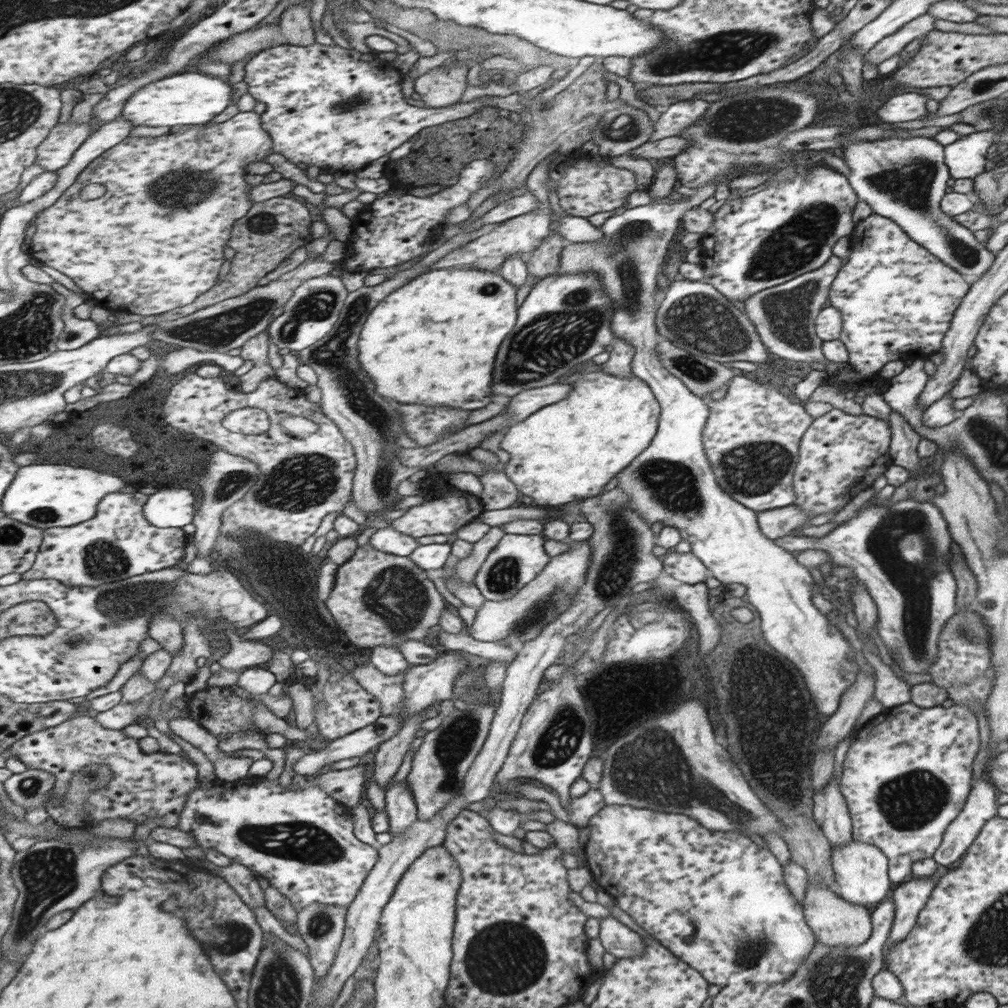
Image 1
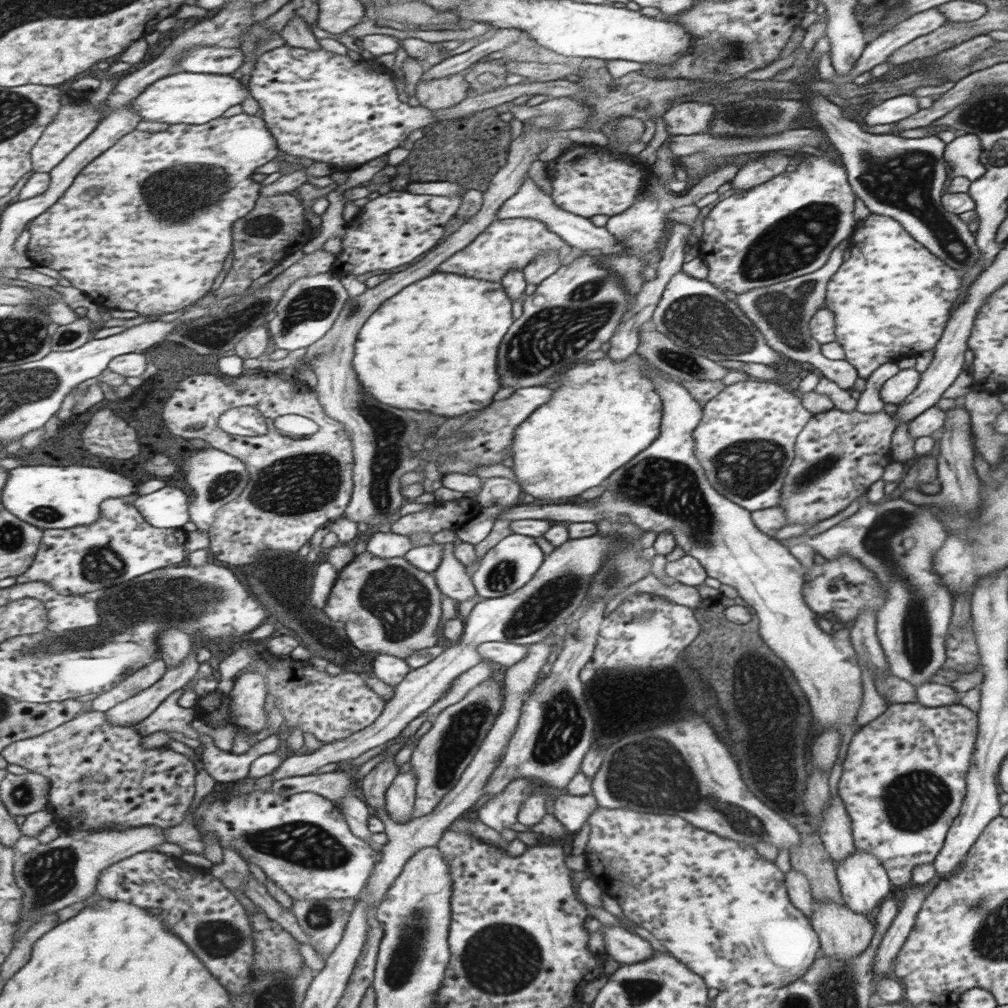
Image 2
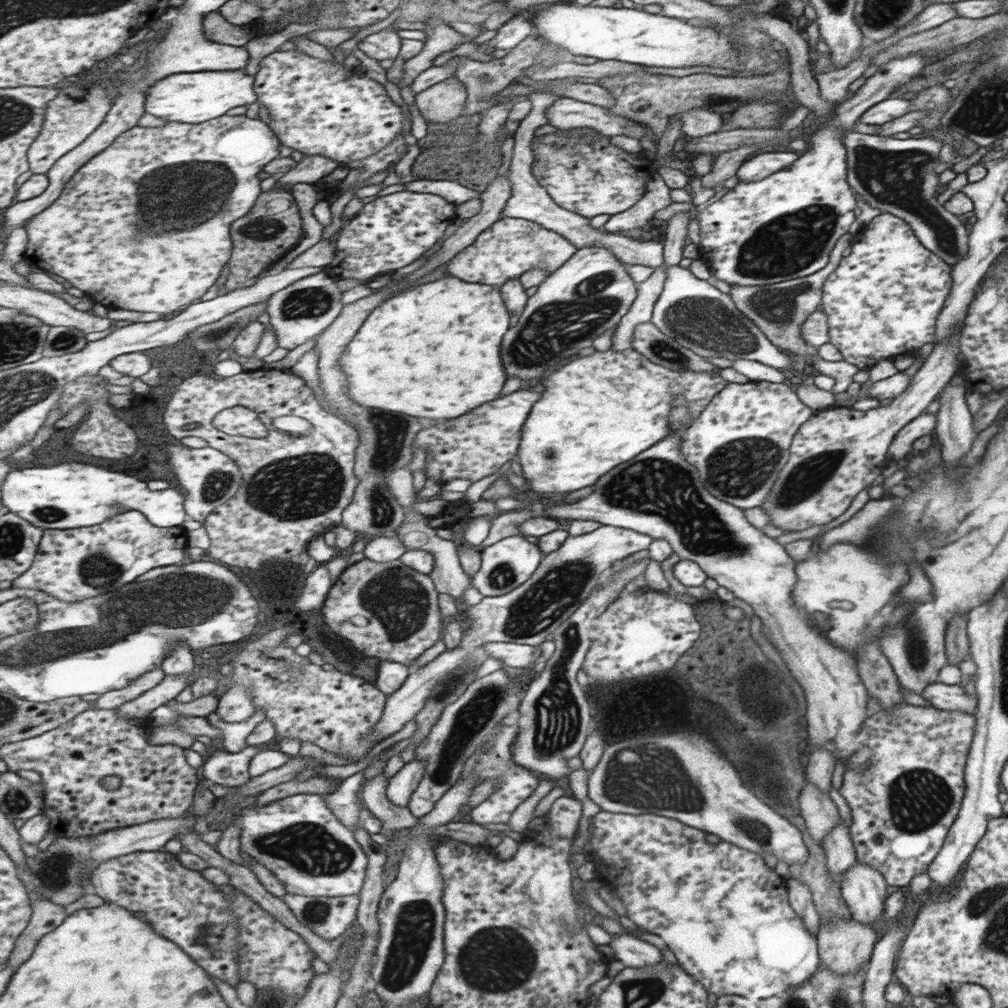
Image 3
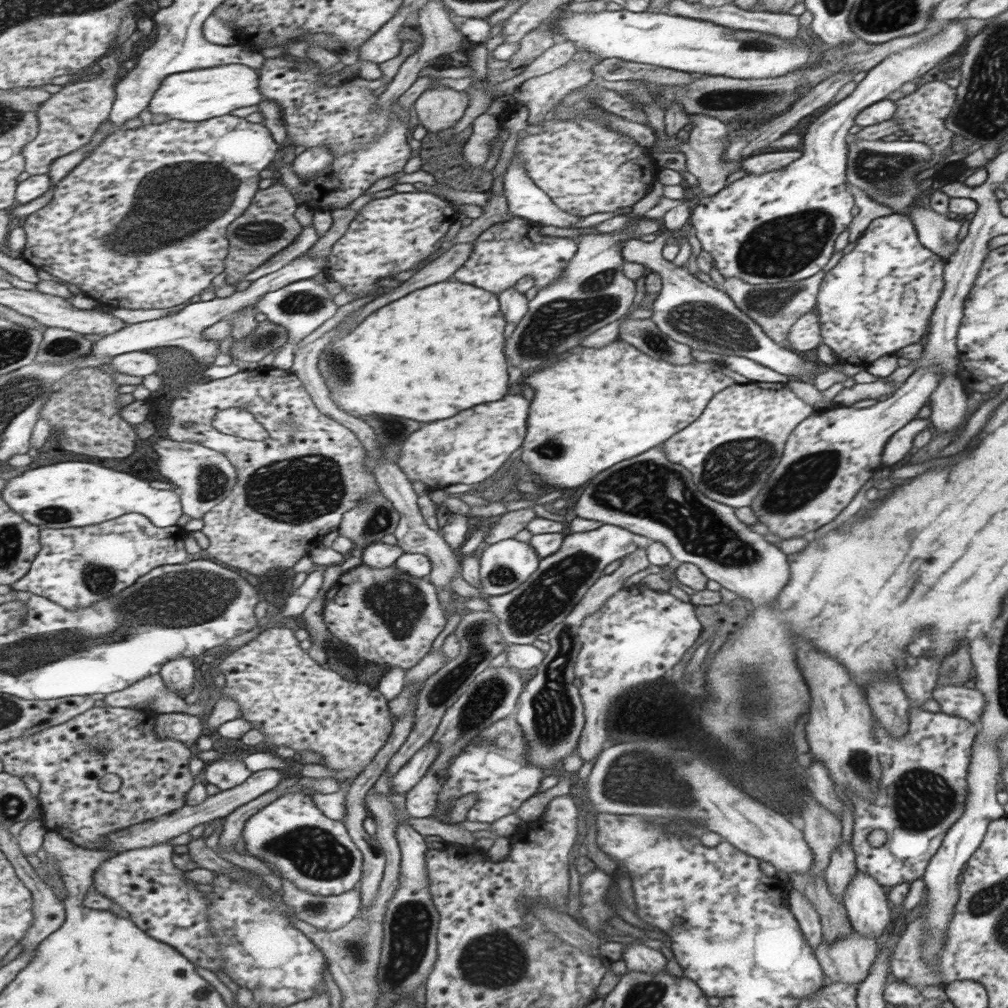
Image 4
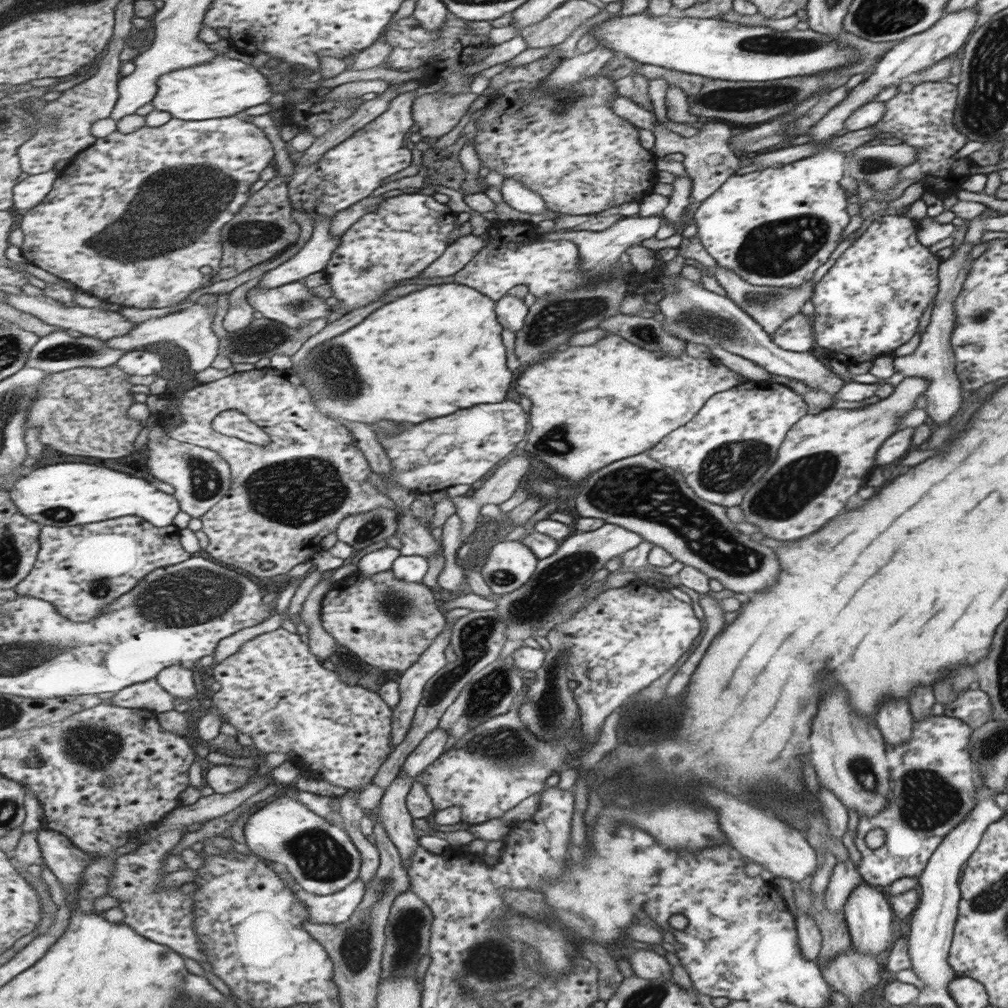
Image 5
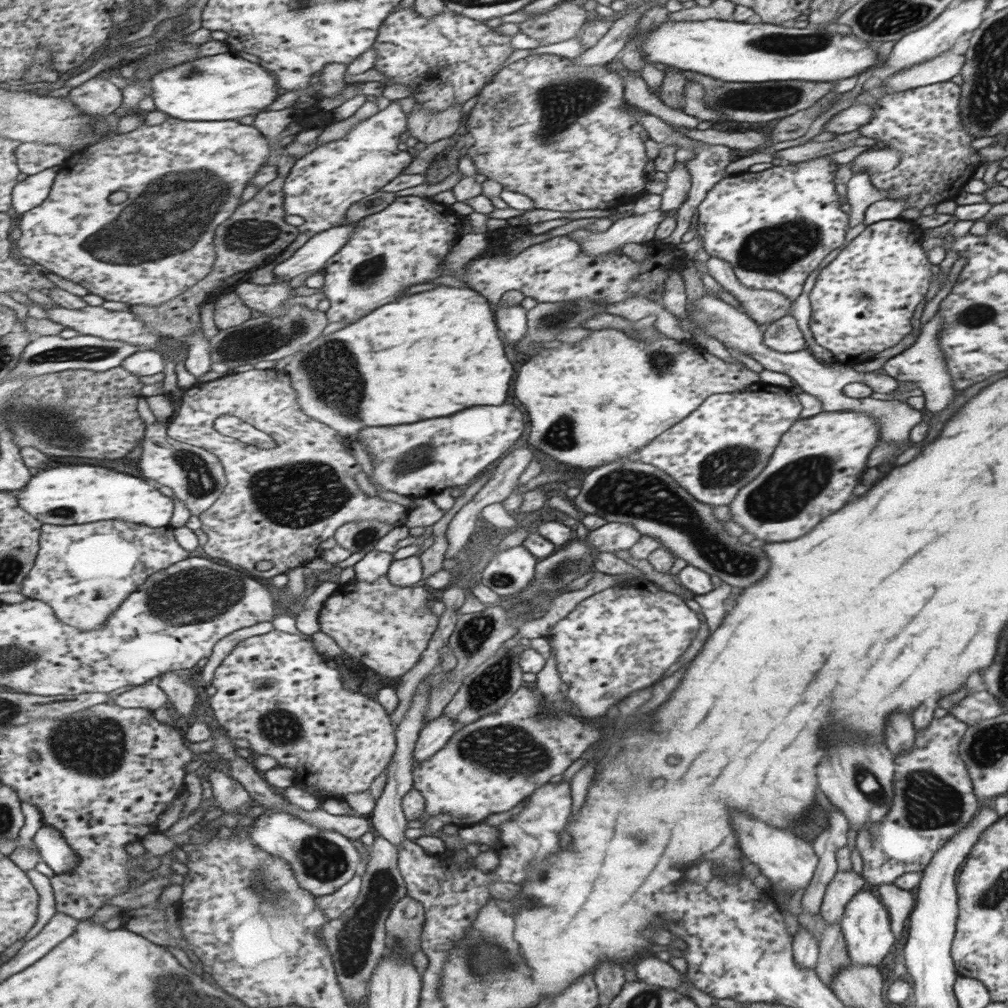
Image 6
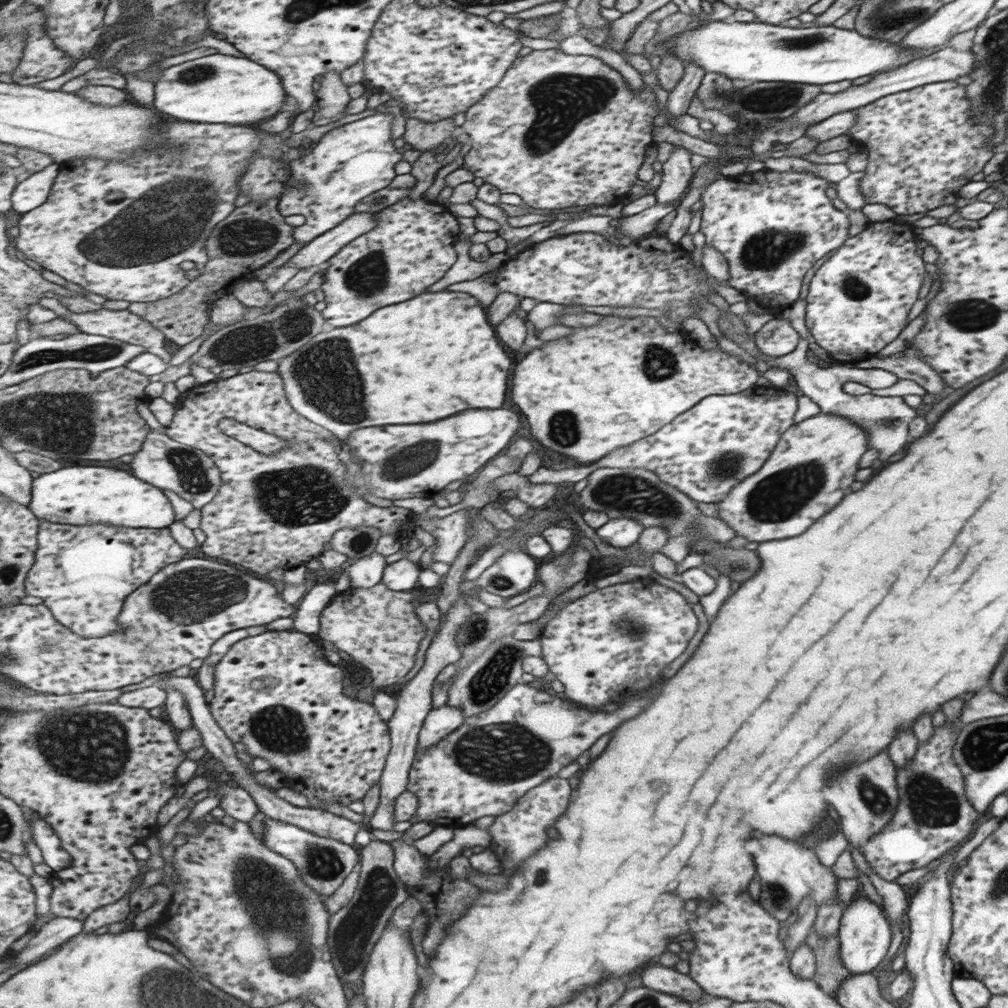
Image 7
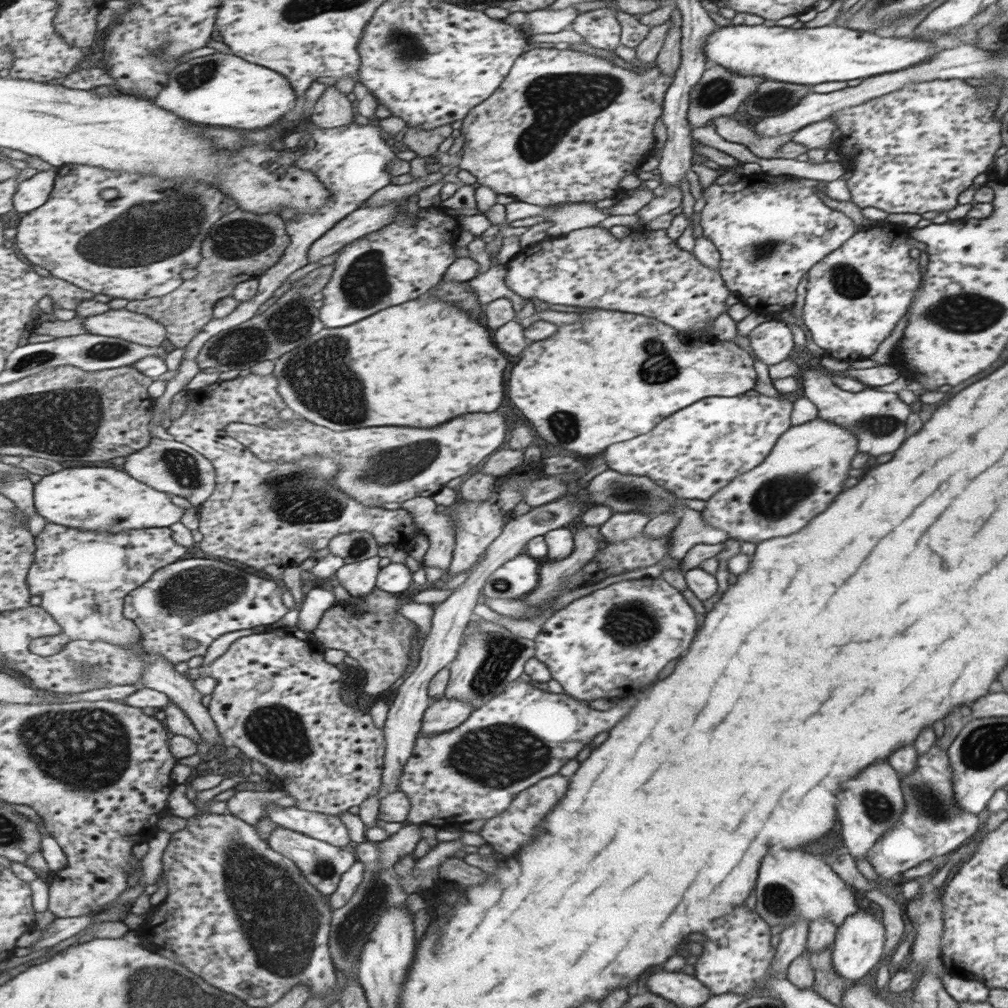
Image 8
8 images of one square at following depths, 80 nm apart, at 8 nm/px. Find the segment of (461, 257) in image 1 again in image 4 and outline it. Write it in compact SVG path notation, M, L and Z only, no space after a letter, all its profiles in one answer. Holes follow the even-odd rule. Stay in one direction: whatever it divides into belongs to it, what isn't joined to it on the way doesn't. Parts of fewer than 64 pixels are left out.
M519 217L493 224L474 242L473 254L457 270L454 278L465 284L484 288L493 294L511 288L525 277L534 280L533 287L537 290L553 284L561 278L563 270L575 256L577 246L573 239L538 234L540 227L536 222Z

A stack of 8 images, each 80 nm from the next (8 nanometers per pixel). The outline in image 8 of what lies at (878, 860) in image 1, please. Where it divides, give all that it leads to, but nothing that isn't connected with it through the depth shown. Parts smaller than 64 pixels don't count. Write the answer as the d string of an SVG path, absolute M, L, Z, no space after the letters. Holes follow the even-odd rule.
M867 908L853 913L843 924L836 927L835 940L832 942L831 964L834 971L844 979L855 982L864 978L882 959L885 929L878 913Z

